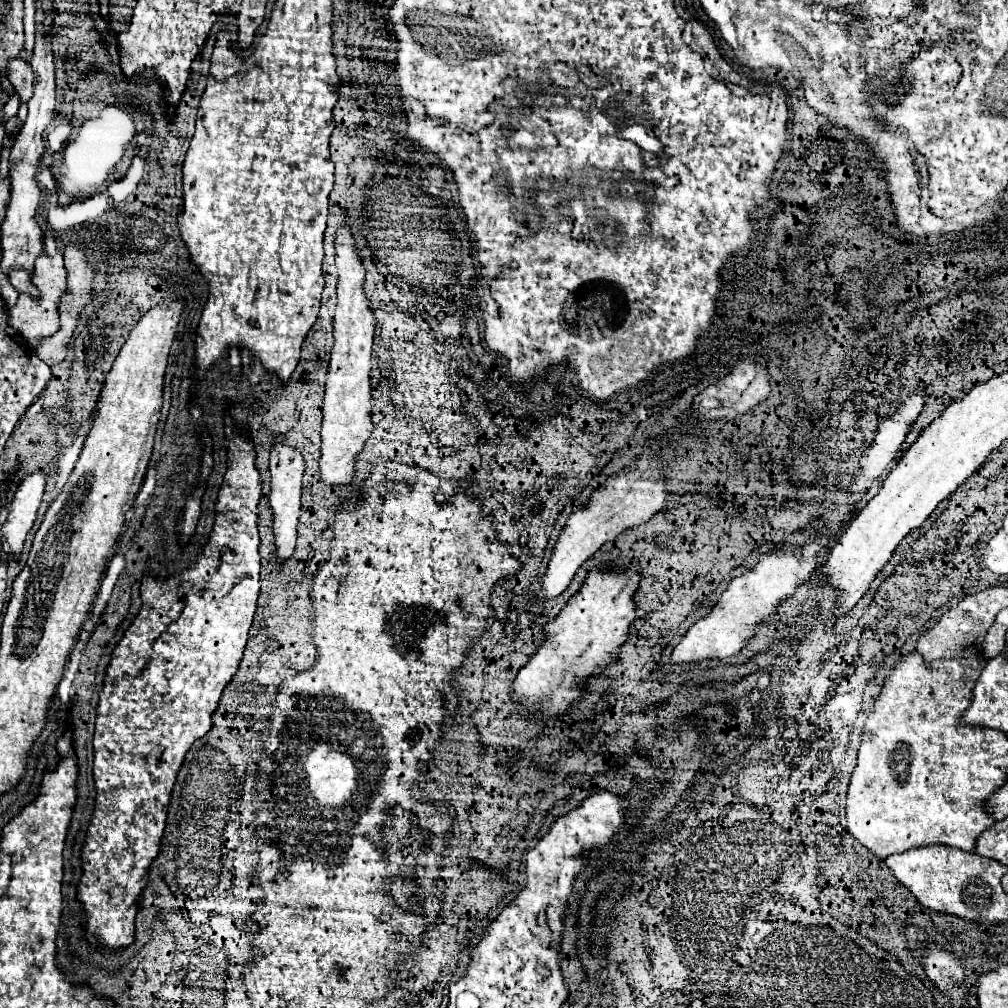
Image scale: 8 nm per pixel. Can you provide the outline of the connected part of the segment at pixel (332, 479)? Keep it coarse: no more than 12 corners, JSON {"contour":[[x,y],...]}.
{"contour":[[346,227],[320,475],[348,483],[372,431],[376,319]]}

